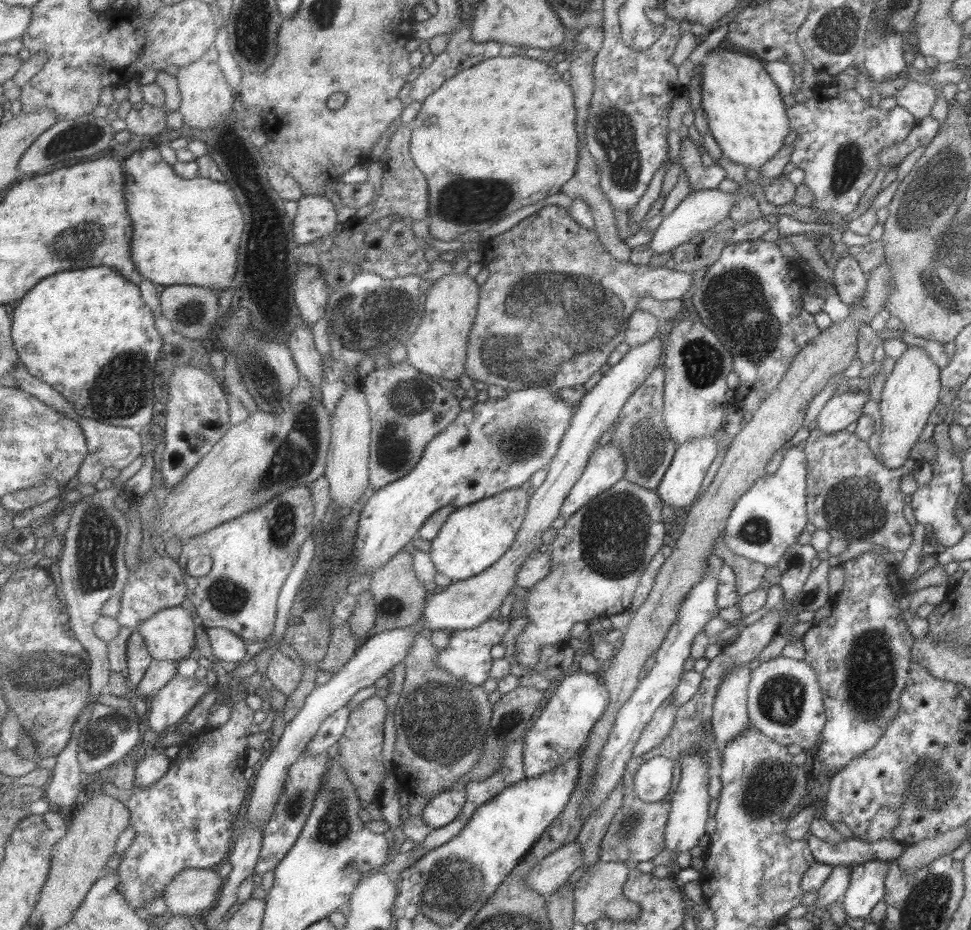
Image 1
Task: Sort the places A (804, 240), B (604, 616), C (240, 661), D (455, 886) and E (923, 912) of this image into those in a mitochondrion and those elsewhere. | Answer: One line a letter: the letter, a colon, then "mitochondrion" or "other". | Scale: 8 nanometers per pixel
A: other
B: other
C: other
D: mitochondrion
E: mitochondrion

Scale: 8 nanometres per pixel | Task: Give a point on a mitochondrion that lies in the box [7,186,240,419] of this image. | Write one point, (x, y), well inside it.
(78, 243)

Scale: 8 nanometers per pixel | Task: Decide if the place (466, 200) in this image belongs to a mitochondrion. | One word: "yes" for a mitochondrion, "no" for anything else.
yes

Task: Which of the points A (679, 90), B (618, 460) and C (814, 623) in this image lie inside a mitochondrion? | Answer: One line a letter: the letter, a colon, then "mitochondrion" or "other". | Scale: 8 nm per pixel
A: other
B: mitochondrion
C: other

